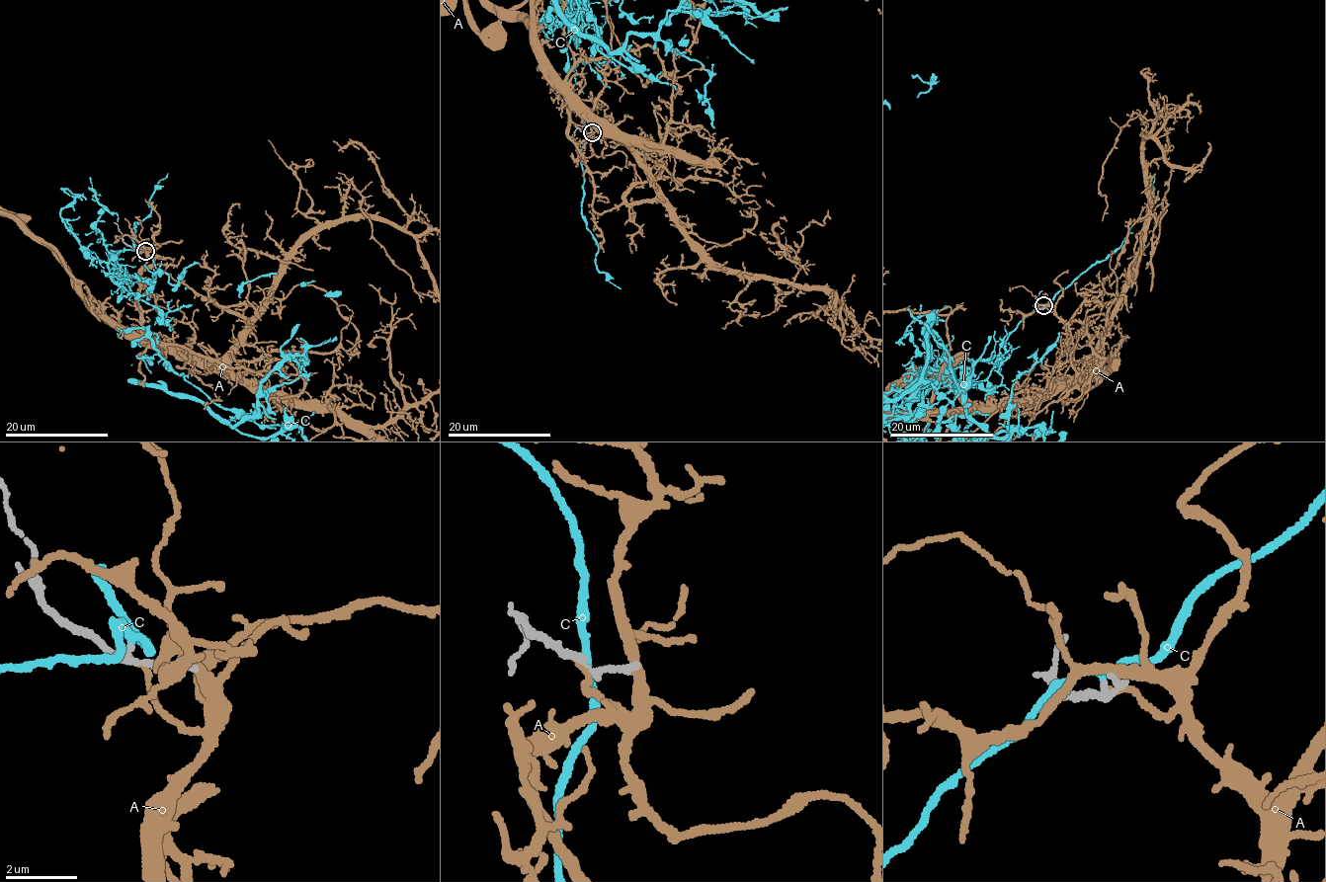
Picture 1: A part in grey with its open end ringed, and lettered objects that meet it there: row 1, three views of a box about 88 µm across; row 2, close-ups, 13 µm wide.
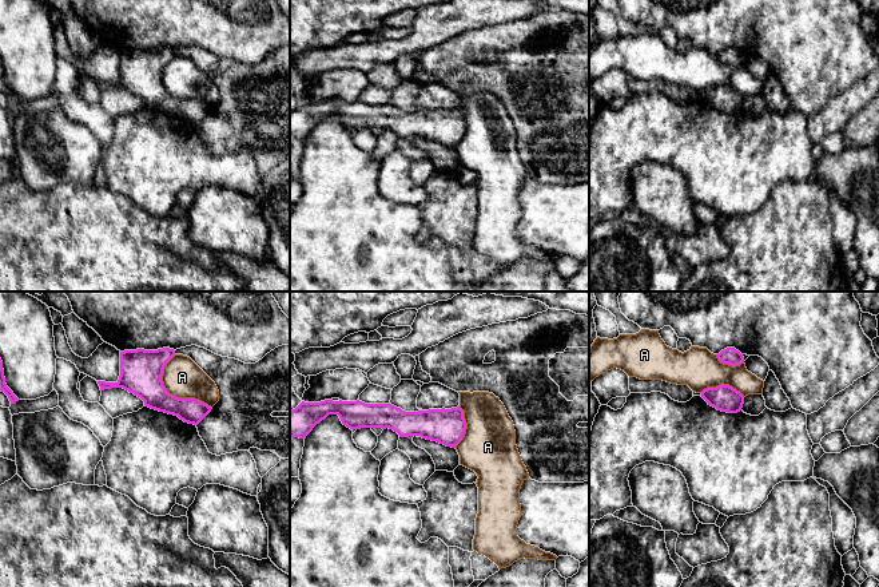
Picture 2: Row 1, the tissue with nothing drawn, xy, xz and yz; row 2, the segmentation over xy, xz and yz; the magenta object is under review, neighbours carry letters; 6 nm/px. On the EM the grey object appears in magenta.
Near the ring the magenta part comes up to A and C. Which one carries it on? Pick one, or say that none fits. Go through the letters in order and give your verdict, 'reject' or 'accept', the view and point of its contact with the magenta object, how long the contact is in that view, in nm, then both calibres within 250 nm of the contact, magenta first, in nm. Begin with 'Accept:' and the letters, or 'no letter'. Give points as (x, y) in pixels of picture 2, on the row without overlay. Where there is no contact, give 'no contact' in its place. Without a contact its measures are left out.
Accept: no letter
A: reject; meets magenta in xy at (171, 95); contact 400 nm long; 260 nm thick on the magenta side, 240 nm on the other
C: reject; no contact

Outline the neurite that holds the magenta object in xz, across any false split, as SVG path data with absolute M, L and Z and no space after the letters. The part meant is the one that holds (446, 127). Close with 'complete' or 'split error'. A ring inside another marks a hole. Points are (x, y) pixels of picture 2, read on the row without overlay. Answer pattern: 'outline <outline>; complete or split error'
outline M325 100L302 102L290 112L290 138L306 139L329 115L338 115L342 124L350 130L389 128L399 138L421 136L452 148L462 140L466 130L464 111L460 107L405 112L391 104Z; complete

